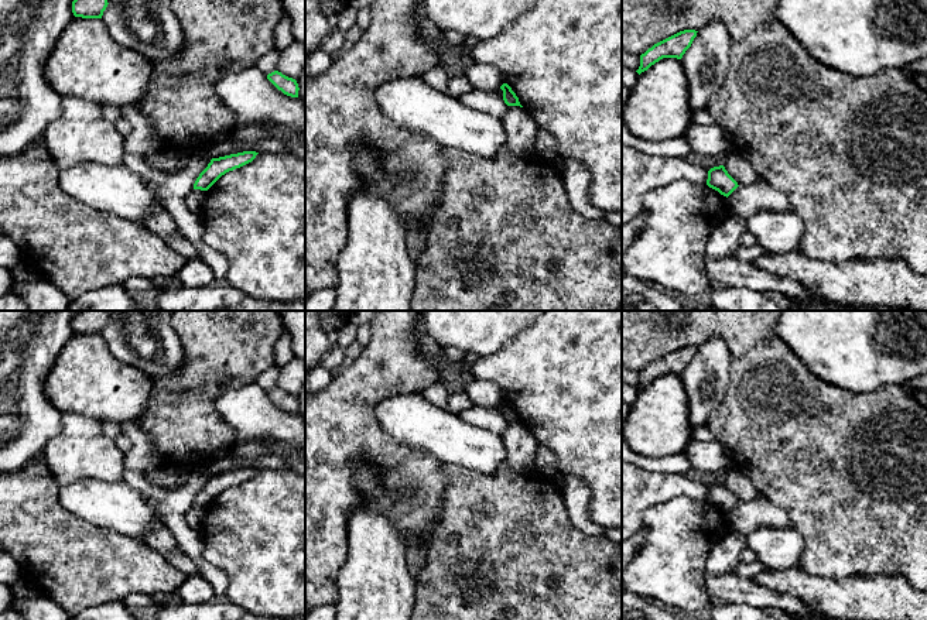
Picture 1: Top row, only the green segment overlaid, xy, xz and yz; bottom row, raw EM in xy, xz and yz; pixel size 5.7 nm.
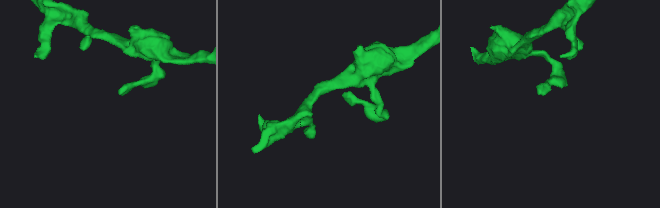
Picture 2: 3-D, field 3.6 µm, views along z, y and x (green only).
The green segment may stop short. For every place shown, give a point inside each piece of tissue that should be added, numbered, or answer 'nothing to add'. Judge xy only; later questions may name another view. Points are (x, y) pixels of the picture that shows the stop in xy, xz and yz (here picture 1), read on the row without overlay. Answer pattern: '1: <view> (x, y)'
nothing to add

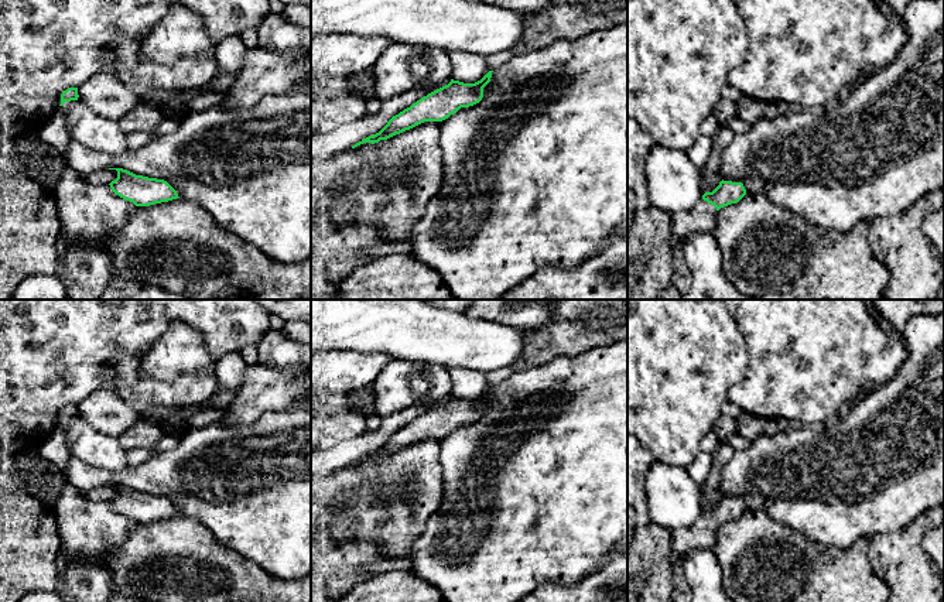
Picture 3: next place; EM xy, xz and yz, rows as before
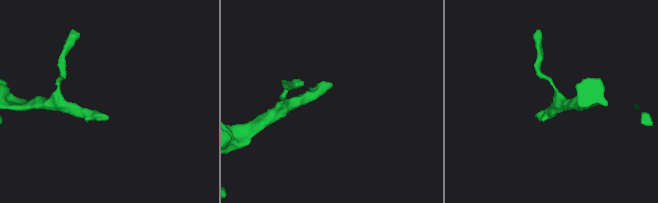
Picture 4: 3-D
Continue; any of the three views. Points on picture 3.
1: yz (703, 534)

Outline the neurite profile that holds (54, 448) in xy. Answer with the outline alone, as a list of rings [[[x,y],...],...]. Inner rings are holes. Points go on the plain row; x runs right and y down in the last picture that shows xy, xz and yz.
[[[61,423],[52,430],[49,437],[40,445],[38,449],[47,461],[62,462],[69,456],[65,431]]]

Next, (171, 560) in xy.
[[[182,514],[137,523],[126,541],[102,562],[113,574],[114,594],[136,602],[311,602],[311,572],[300,579],[273,577],[253,560],[223,547],[205,526]]]

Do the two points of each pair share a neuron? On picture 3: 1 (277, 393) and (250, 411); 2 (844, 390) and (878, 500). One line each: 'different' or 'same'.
1: same
2: different

